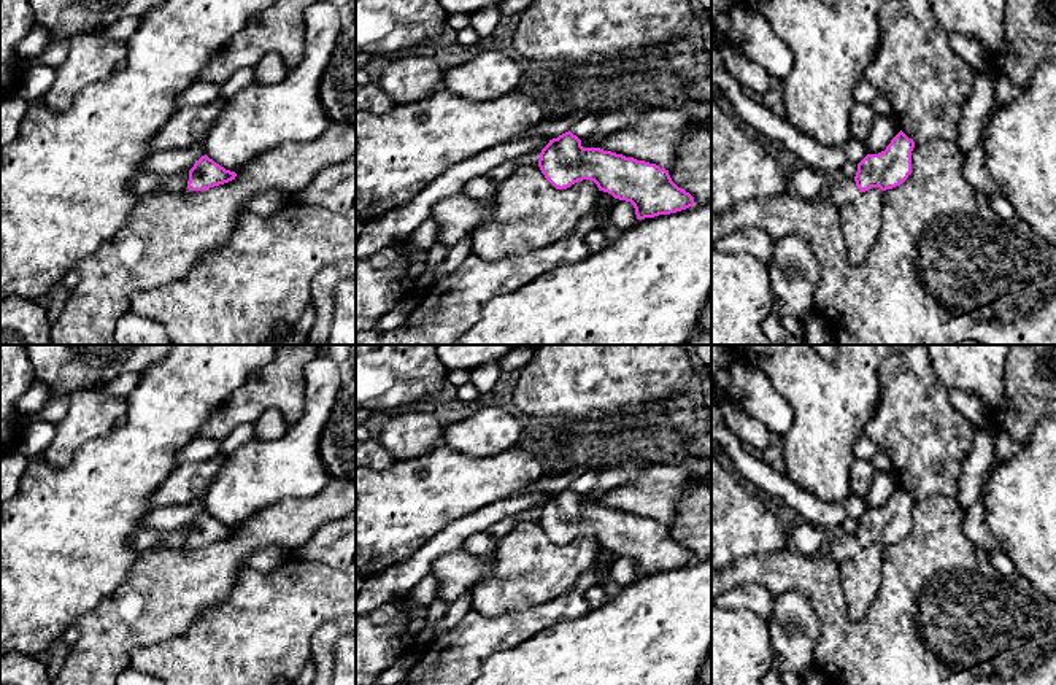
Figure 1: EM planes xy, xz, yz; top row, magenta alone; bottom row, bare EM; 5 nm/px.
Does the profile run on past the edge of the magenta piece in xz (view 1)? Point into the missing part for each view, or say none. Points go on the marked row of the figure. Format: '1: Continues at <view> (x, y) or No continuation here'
1: No continuation here

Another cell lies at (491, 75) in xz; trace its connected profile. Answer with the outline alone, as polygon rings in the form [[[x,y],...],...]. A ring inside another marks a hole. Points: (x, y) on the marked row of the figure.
[[[497,51],[443,73],[443,89],[467,100],[495,100],[527,83],[527,67]]]

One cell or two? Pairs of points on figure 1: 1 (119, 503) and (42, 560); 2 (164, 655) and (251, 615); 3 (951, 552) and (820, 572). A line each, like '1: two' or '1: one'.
1: one
2: one
3: one

